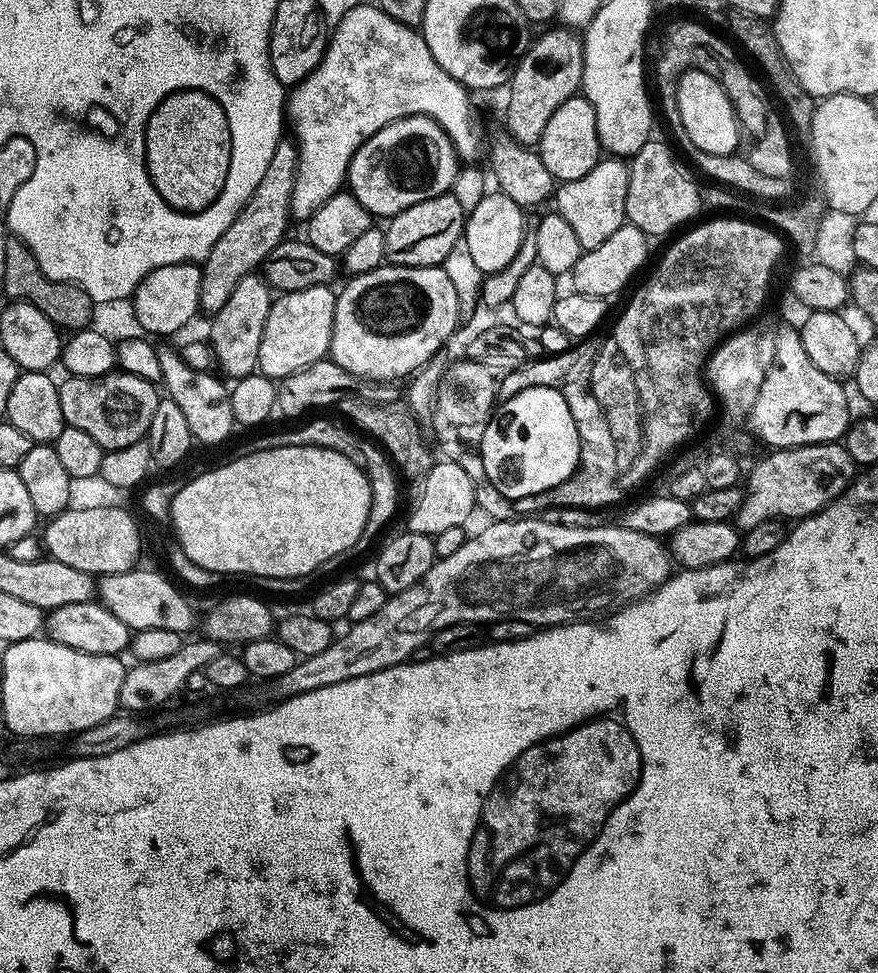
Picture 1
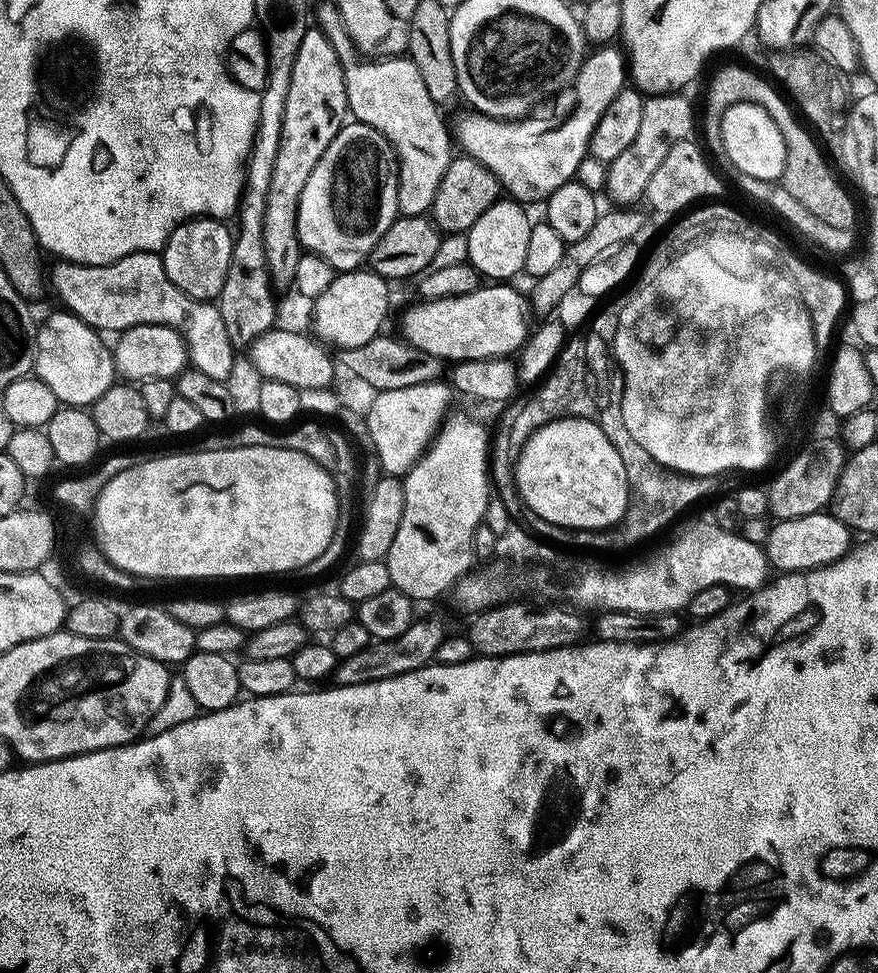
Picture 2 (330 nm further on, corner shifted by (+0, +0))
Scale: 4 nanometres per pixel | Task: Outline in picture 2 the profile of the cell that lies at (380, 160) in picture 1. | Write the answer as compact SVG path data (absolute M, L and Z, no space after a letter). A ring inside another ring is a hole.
M359 122L345 123L340 133L326 146L326 154L318 158L318 166L306 178L302 198L296 211L296 239L301 249L320 256L336 269L337 273L355 272L361 267L360 256L367 257L374 250L378 238L398 218L398 182L400 173L396 150L378 130Z

